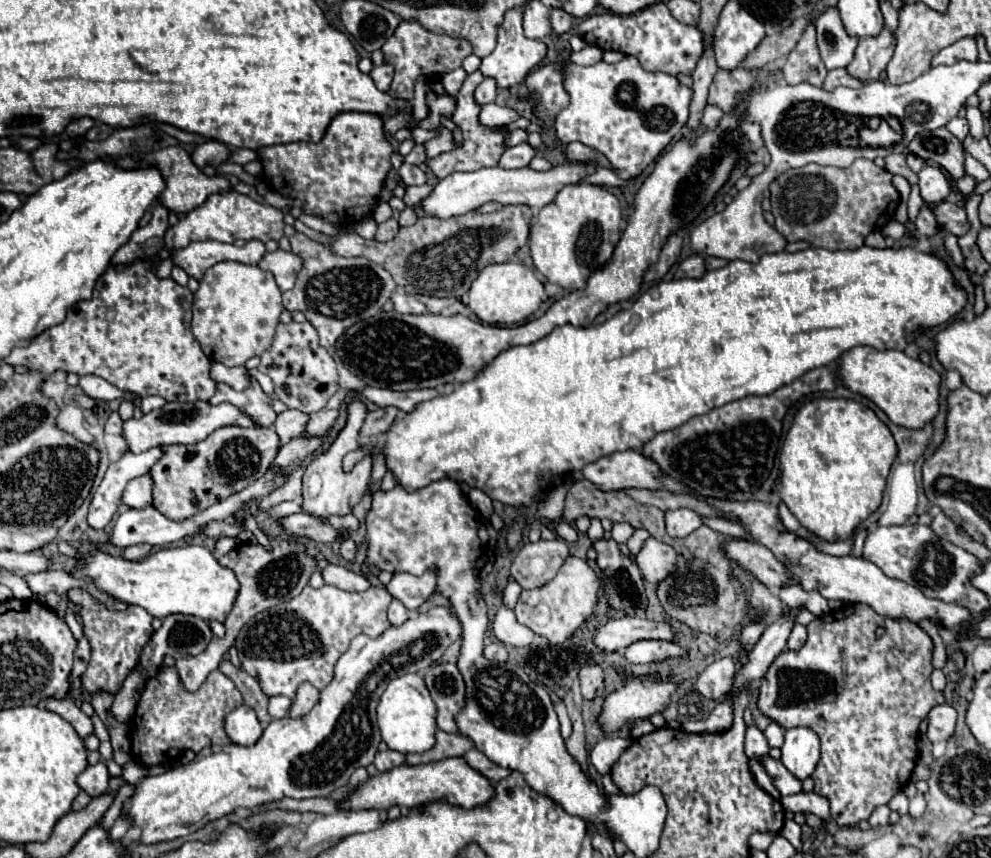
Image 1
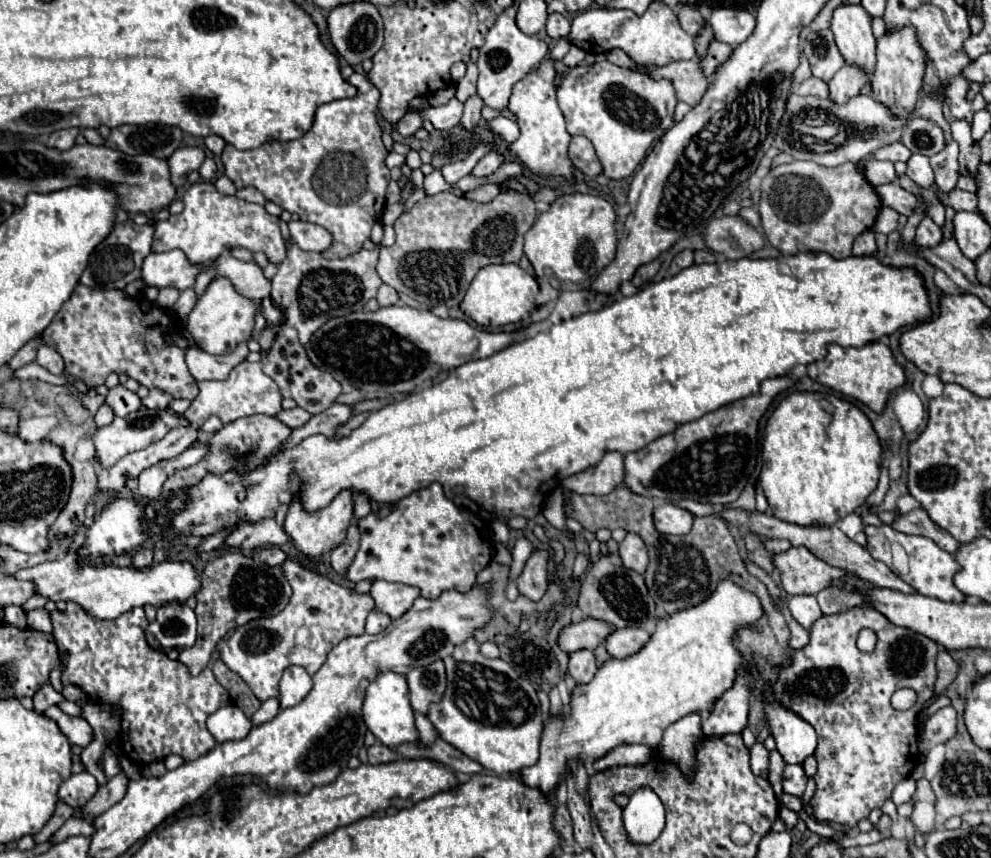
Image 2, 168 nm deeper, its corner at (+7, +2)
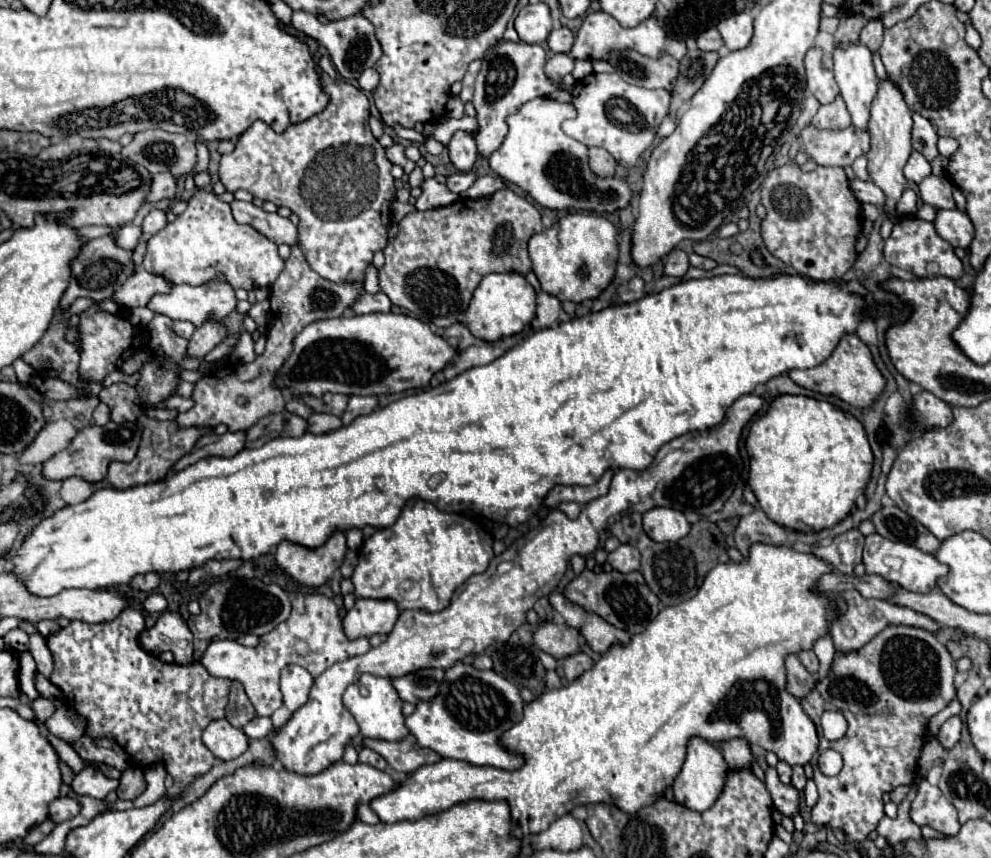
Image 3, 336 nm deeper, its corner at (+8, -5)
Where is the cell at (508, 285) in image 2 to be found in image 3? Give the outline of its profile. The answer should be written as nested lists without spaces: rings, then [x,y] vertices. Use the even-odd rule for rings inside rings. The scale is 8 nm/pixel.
[[[490,273],[476,287],[472,301],[466,309],[466,325],[472,335],[484,341],[498,341],[508,335],[520,333],[536,315],[534,287],[520,273]]]

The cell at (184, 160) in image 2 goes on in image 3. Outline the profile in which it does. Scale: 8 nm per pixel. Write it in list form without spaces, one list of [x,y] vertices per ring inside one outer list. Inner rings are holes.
[[[158,173],[152,177],[152,189],[146,201],[156,203],[162,199],[174,199],[176,195],[176,187],[178,187],[178,179],[172,173]]]

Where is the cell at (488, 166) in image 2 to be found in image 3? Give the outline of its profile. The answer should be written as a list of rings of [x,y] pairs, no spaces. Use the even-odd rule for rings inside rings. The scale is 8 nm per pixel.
[[[466,171],[466,173],[456,173],[456,175],[450,175],[448,177],[448,189],[454,191],[454,193],[464,193],[468,187],[474,185],[474,181],[478,179],[478,175],[474,171]]]

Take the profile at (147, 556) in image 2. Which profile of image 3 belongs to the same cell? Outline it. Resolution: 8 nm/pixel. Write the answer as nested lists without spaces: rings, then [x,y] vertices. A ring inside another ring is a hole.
[[[158,573],[136,575],[136,577],[130,581],[130,585],[132,585],[134,589],[140,589],[140,591],[152,591],[152,589],[156,589],[156,585],[158,585]]]

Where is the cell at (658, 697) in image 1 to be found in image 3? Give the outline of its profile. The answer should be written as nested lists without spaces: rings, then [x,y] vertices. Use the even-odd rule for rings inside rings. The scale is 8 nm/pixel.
[[[756,543],[750,547],[750,557],[742,563],[720,563],[716,565],[704,579],[702,587],[698,589],[698,593],[674,607],[664,607],[658,613],[658,619],[654,619],[654,623],[650,623],[650,627],[646,627],[646,631],[642,635],[634,635],[630,639],[628,647],[620,647],[614,645],[608,653],[604,653],[604,657],[590,669],[586,671],[586,675],[578,677],[574,683],[570,683],[568,687],[560,687],[560,689],[548,689],[544,691],[542,697],[534,699],[532,703],[526,705],[524,711],[524,719],[514,725],[510,731],[506,731],[500,739],[500,743],[526,757],[526,763],[522,769],[518,771],[502,771],[502,769],[494,769],[494,767],[476,767],[476,765],[466,765],[462,761],[452,761],[452,759],[442,759],[440,763],[434,765],[426,765],[420,767],[416,773],[412,773],[412,777],[408,777],[406,781],[402,781],[402,785],[398,785],[398,789],[394,789],[388,795],[376,797],[370,807],[372,811],[380,817],[380,821],[384,823],[396,823],[402,819],[420,819],[428,813],[438,813],[444,811],[456,803],[468,801],[468,799],[486,799],[486,801],[498,801],[498,799],[506,799],[510,803],[512,809],[512,819],[514,819],[514,835],[518,837],[526,837],[530,835],[530,821],[532,821],[532,833],[540,833],[544,829],[548,829],[548,825],[556,819],[562,817],[566,813],[572,811],[572,807],[576,805],[588,805],[588,803],[610,803],[614,801],[622,811],[634,813],[640,807],[644,807],[646,803],[652,803],[658,795],[664,793],[664,789],[668,785],[672,785],[674,777],[678,775],[684,757],[686,757],[686,743],[692,735],[700,735],[706,741],[726,741],[732,737],[744,737],[748,739],[750,745],[760,745],[766,751],[774,751],[778,755],[780,761],[786,761],[788,765],[806,765],[812,755],[818,751],[818,735],[816,735],[816,727],[810,721],[810,717],[804,713],[802,705],[798,699],[792,699],[792,695],[786,691],[786,669],[784,669],[784,659],[790,653],[798,653],[802,651],[802,647],[810,649],[812,643],[828,633],[828,625],[832,619],[832,611],[828,609],[828,597],[818,595],[812,591],[816,579],[820,575],[824,575],[826,571],[830,571],[830,565],[826,565],[824,561],[820,561],[818,557],[814,557],[812,553],[798,553],[790,547],[772,547],[772,545],[762,545]]]

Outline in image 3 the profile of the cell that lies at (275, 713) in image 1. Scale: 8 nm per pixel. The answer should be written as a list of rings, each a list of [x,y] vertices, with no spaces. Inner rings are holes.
[[[254,717],[246,727],[244,733],[250,739],[264,739],[268,733],[272,733],[272,719],[270,717]]]

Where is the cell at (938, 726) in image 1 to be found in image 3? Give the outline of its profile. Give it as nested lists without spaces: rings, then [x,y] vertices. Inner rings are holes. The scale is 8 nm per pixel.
[[[956,715],[956,717],[950,717],[950,719],[940,727],[936,739],[940,741],[940,745],[942,745],[944,749],[950,749],[950,747],[954,747],[954,743],[958,743],[958,739],[960,739],[960,729],[962,729],[960,717],[958,717],[958,715]]]

